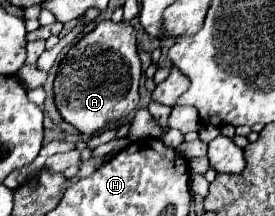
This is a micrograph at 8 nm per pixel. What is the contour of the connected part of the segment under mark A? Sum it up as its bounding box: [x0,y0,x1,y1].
[54,19,142,135]

